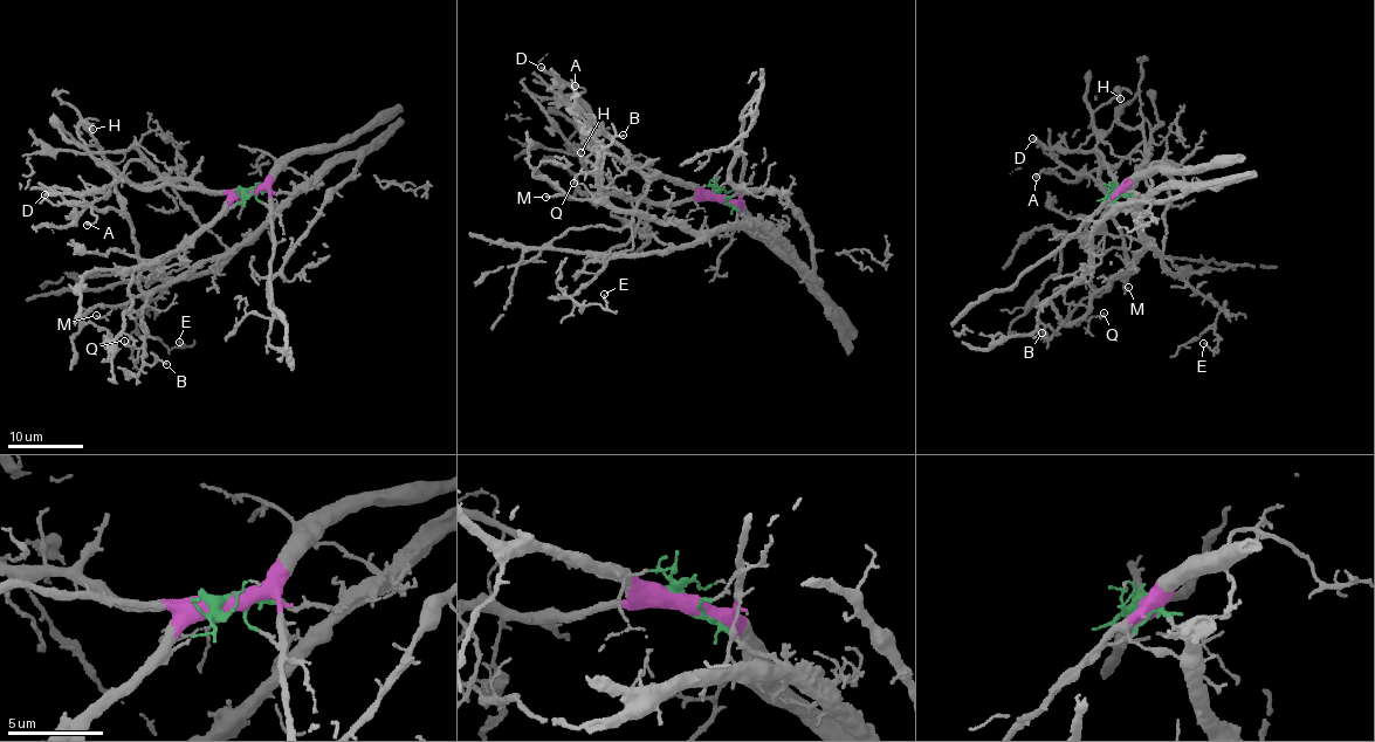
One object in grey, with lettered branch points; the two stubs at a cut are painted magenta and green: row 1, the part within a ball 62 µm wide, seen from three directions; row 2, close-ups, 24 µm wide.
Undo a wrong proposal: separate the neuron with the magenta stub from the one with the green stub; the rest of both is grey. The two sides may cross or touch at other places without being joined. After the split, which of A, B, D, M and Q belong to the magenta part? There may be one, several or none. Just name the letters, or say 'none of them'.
D

